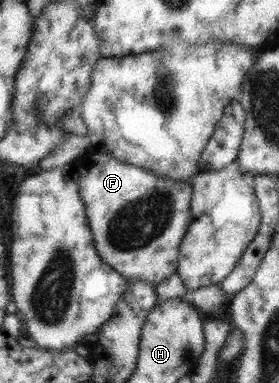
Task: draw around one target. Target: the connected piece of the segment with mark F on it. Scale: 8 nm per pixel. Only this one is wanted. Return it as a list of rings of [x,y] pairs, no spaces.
[[[90,150],[77,162],[74,169],[79,180],[80,197],[86,207],[89,229],[92,231],[96,251],[100,259],[111,266],[127,281],[145,280],[149,284],[158,284],[177,270],[180,244],[191,223],[190,202],[192,202],[192,183],[194,176],[174,181],[168,177],[158,177],[146,169],[124,164],[109,154]]]

